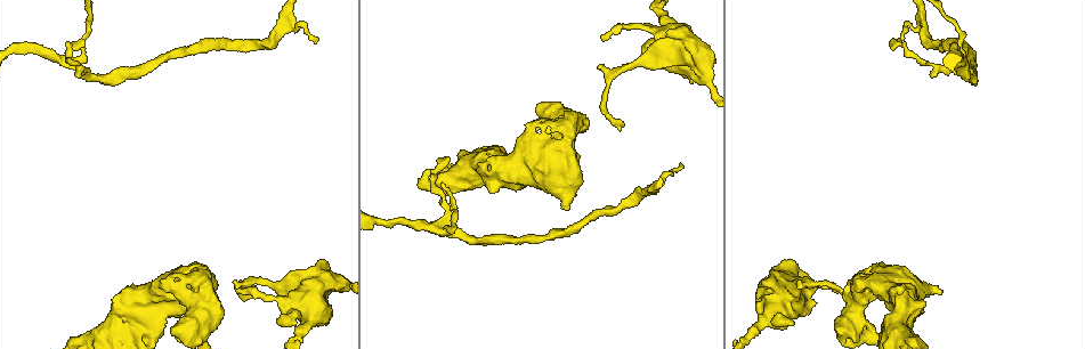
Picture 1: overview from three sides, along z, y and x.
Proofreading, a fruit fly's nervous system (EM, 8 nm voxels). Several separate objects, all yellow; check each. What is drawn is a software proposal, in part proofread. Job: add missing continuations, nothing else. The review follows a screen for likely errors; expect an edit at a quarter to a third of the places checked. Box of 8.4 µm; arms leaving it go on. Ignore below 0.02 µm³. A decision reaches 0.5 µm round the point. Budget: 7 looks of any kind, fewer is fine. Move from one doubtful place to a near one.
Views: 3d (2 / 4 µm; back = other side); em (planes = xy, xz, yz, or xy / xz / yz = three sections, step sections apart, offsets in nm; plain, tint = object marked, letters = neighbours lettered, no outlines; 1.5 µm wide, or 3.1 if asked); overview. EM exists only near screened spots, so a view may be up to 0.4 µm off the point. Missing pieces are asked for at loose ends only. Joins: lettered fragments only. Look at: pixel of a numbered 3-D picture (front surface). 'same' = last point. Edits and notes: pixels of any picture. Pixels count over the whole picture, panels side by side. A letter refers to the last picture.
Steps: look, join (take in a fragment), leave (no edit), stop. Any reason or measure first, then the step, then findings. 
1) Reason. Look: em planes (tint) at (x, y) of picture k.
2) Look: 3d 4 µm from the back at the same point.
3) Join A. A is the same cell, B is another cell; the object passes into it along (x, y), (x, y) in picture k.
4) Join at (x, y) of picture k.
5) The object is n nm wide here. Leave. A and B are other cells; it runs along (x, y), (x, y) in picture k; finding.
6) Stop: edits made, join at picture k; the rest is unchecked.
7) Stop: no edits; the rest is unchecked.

Branch stops here. Look: 3d 2 µm at (772, 292) of picture 1.

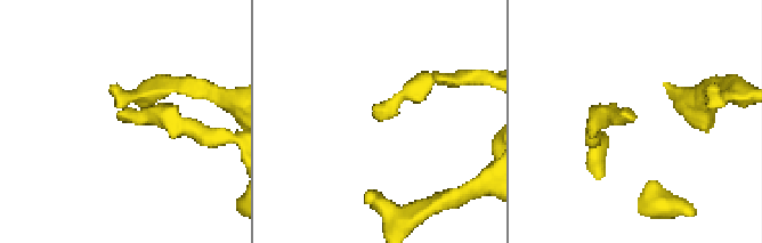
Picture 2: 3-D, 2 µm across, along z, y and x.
Shape alone is not enough. Look: em xz step 4 (tint) at (376, 116) of picture 2.

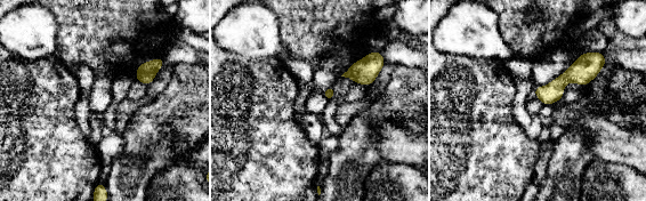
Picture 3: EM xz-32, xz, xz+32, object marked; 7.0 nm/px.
Look: em planes (letters) at the same point.

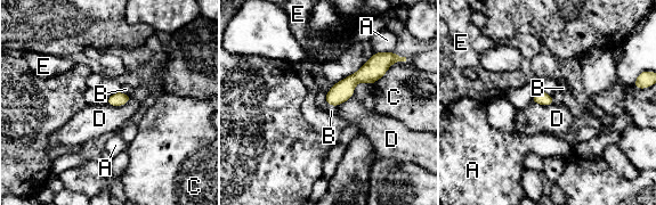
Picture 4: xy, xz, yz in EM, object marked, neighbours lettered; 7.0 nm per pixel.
Leave. A, B, C, D and E are other cells; a border runs along (132, 97), (122, 105), (105, 101) in picture 4; none of them fits.

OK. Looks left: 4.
Tapers out. Look: 3d 4 µm at (681, 165) of picture 1.

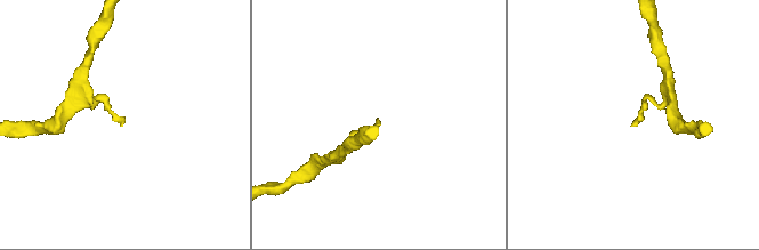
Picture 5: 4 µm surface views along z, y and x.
Now the EM. Look: em xy step 4 (tint) at (378, 120) of picture 5.

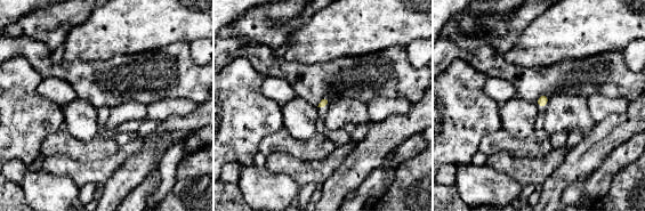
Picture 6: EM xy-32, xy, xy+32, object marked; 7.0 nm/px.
Another direction. Look: em planes (letters) at the same point.

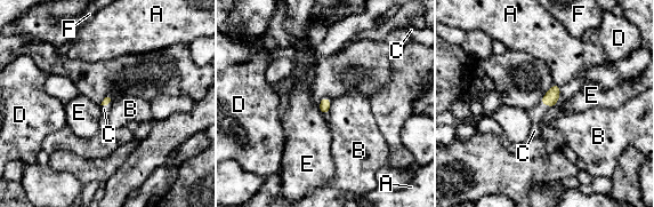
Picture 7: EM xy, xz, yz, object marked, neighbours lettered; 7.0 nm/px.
Join C. C is the same cell, A, B, D, E and F are other cells; the neuron continues.

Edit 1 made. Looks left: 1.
Stop: edits made, join at picture 7; the rest is unchecked.

